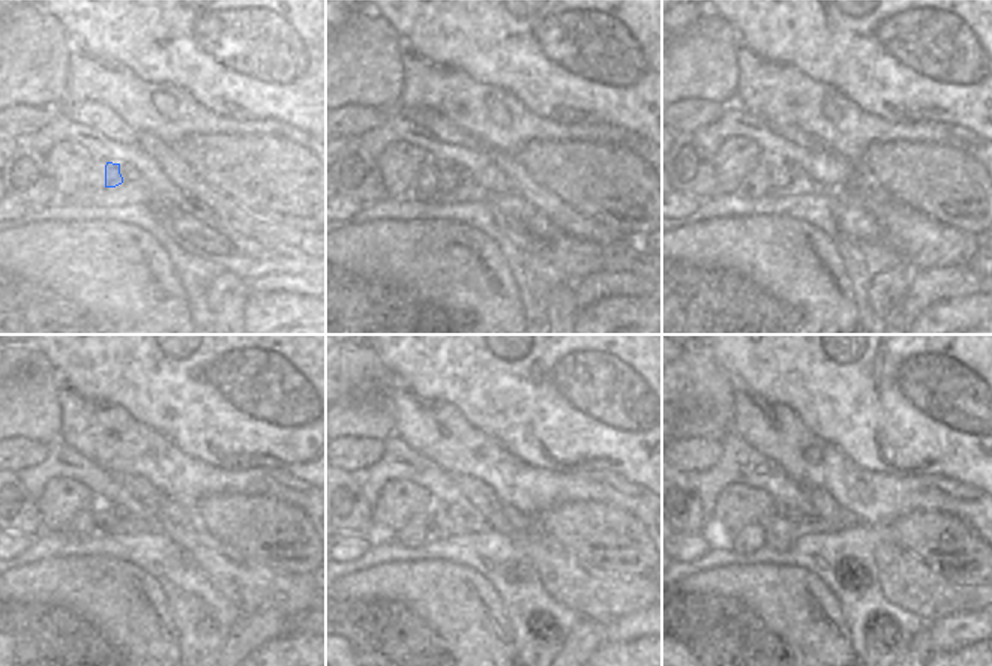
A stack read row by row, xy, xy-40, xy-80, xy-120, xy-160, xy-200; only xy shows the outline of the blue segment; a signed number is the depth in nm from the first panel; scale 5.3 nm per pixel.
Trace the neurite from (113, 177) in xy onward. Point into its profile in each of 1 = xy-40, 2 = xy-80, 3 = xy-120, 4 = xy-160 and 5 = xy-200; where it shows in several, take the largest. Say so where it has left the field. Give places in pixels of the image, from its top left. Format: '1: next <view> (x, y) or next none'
1: next xy-40 (446, 179)
2: next xy-80 (779, 179)
3: next xy-120 (105, 522)
4: next xy-160 (441, 527)
5: next xy-200 (781, 534)

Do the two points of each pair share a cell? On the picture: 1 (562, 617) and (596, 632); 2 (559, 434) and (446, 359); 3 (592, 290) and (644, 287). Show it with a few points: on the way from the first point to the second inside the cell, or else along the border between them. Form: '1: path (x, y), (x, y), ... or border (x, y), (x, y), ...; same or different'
1: border (581, 617), (565, 636), (559, 650); different
2: path (530, 405), (483, 359), (474, 359); same
3: path (605, 285), (631, 285); same

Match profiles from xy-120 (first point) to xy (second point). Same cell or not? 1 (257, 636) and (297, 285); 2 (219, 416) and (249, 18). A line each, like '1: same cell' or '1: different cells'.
1: same cell
2: same cell

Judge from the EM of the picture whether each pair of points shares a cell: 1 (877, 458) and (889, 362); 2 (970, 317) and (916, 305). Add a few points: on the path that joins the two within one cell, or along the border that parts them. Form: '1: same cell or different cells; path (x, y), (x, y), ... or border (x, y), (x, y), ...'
1: same cell; path (884, 434), (884, 422), (889, 413), (889, 386)
2: different cells; border (961, 299), (938, 300), (926, 306), (914, 318)

